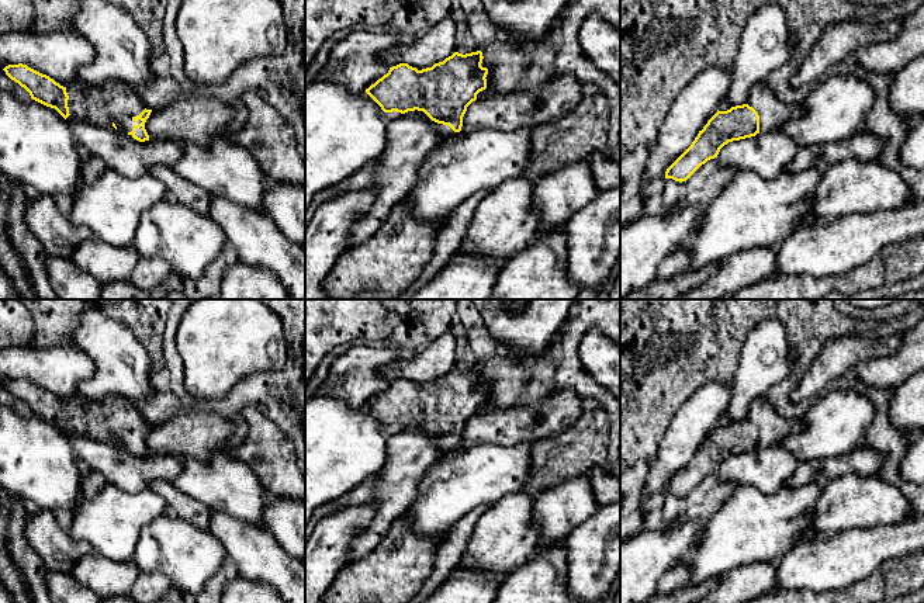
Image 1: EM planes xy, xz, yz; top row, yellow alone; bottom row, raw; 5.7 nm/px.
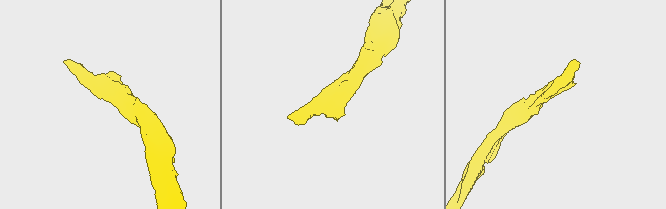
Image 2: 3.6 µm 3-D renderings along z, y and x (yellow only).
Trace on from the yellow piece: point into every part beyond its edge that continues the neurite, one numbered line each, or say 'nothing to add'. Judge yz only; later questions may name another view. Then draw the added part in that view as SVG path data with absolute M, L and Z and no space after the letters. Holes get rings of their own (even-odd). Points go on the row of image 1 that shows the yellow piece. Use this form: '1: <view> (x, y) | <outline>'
1: yz (772, 113) | M765 83L754 86L745 104L758 112L759 132L781 128L788 119L802 114L800 104L782 103Z

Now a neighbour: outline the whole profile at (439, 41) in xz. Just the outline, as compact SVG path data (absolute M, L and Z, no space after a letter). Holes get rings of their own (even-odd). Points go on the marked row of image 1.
M444 18L418 38L409 42L408 48L397 55L383 59L388 67L399 63L408 63L418 70L432 67L435 63L443 62L457 49L457 24L451 18Z

